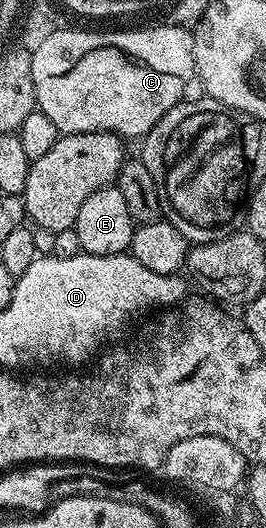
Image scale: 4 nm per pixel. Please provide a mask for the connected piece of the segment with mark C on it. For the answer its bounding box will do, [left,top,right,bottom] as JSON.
[31,29,196,139]

